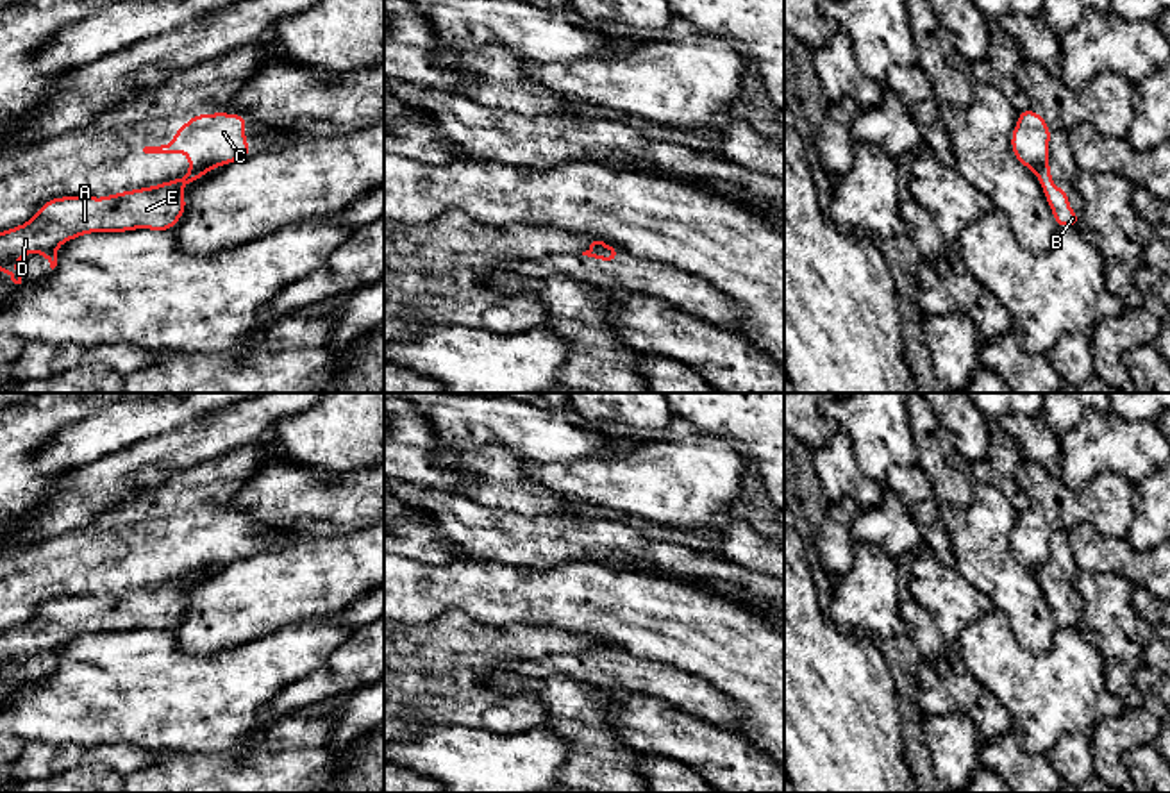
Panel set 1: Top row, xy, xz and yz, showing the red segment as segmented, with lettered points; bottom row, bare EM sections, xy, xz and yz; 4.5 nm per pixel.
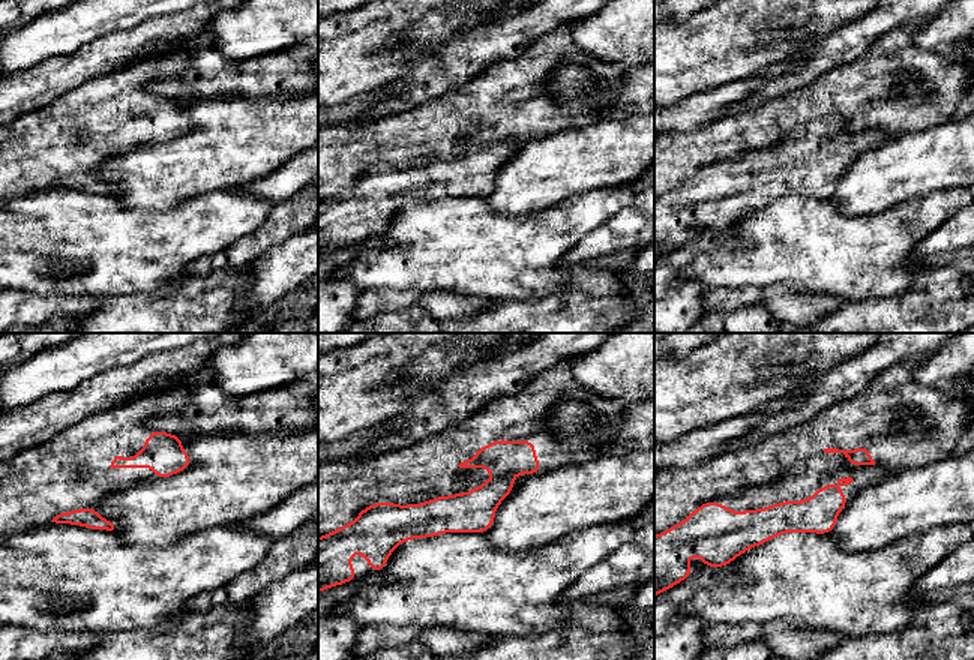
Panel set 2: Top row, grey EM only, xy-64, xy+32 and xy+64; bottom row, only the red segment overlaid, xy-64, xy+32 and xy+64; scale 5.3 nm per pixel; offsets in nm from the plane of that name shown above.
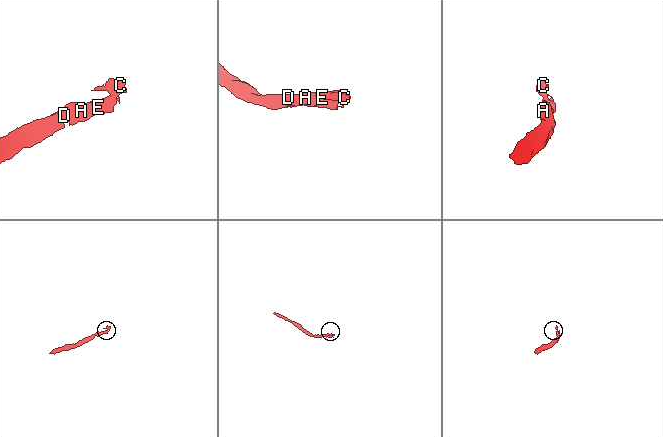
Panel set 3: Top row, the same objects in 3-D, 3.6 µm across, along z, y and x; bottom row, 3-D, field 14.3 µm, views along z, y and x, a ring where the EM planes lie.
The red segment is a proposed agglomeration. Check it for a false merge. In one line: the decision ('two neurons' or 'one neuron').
two neurons

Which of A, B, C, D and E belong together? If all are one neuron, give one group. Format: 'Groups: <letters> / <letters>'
Groups: A B D E / C

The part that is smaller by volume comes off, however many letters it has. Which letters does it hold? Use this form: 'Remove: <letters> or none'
Remove: C

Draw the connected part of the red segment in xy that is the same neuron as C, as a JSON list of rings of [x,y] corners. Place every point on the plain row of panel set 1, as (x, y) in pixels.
[[[196,514],[177,529],[168,545],[145,547],[145,554],[188,554],[189,573],[214,570],[238,559],[250,557],[250,545],[243,538],[247,530],[245,514]]]

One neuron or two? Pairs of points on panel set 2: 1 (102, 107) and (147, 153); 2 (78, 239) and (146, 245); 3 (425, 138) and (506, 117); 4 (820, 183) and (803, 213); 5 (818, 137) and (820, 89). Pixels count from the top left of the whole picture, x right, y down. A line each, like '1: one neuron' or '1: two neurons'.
1: two neurons
2: one neuron
3: one neuron
4: two neurons
5: two neurons

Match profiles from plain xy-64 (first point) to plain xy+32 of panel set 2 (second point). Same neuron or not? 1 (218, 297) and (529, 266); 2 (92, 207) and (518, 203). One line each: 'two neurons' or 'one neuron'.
1: two neurons
2: two neurons

